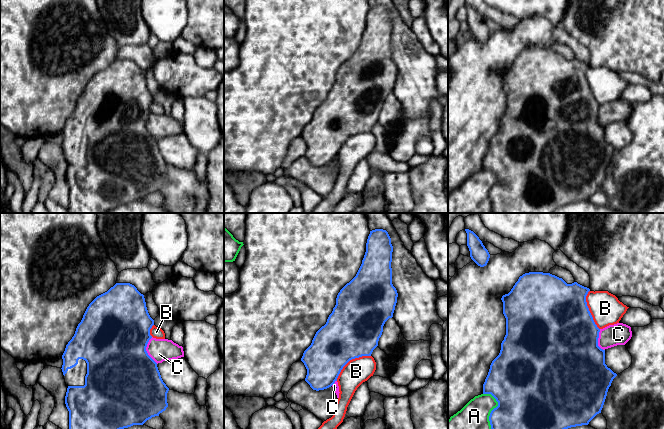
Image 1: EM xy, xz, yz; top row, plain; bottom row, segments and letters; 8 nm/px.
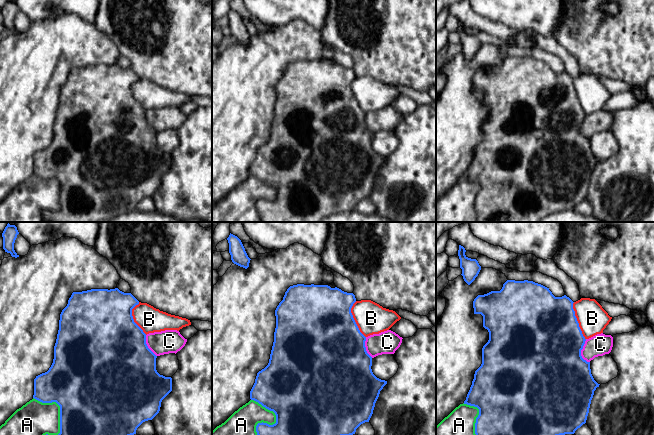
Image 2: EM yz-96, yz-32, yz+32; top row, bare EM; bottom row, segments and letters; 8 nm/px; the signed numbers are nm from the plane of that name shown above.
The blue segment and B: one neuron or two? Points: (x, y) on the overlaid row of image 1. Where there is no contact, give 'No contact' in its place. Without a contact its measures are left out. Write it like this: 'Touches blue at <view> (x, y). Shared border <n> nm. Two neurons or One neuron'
Touches blue at xz (350, 359). Shared border 340 nm. One neuron

